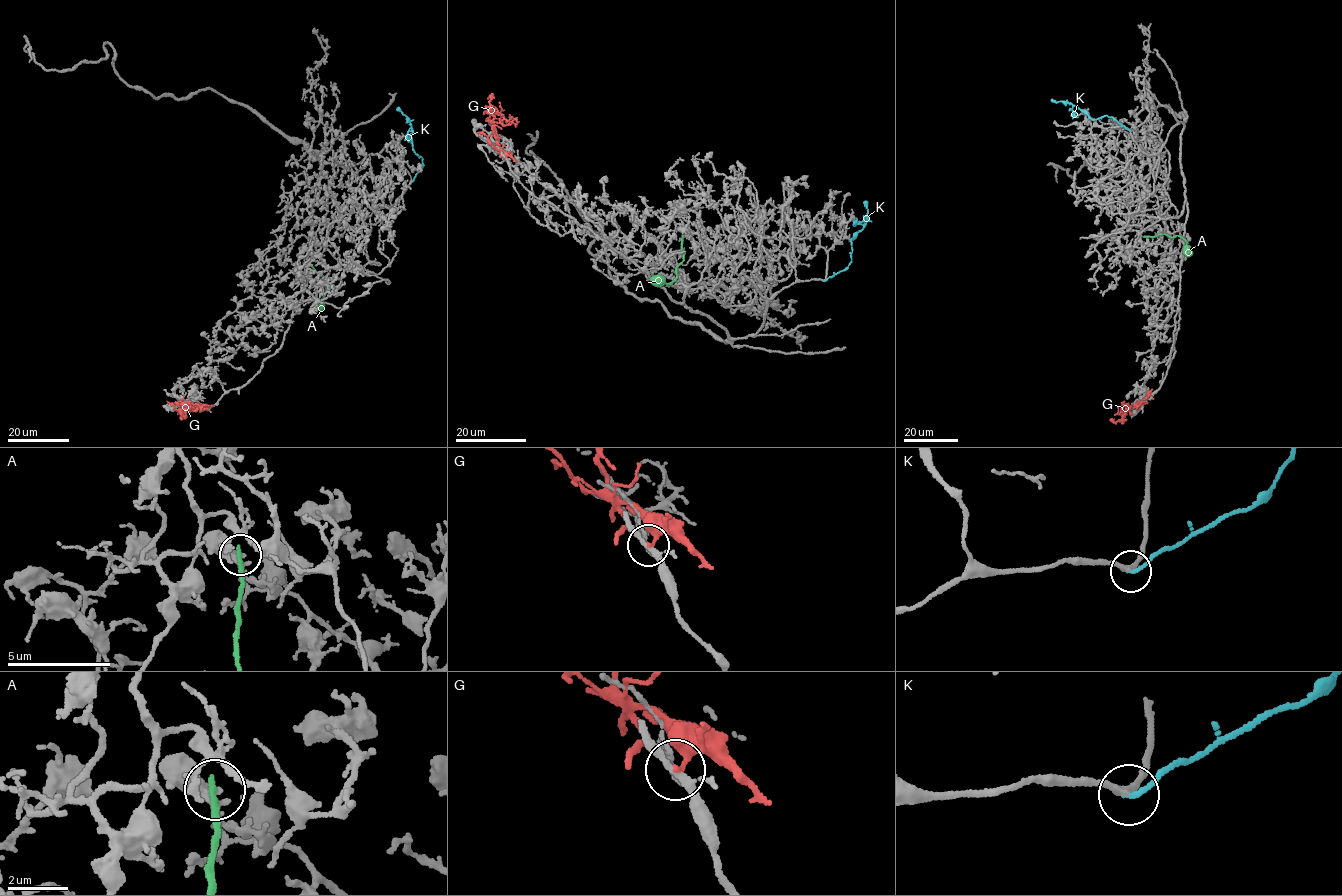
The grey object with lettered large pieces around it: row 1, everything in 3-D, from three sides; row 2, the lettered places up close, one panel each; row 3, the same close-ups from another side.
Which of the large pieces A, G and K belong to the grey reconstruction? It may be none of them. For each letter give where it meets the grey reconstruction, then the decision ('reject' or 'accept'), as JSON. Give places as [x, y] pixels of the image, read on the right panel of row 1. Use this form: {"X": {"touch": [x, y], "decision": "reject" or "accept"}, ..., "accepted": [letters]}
{"A": {"touch": [1139, 236], "decision": "reject"}, "G": {"touch": [1152, 395], "decision": "reject"}, "K": {"touch": [1130, 131], "decision": "accept"}, "accepted": ["K"]}

